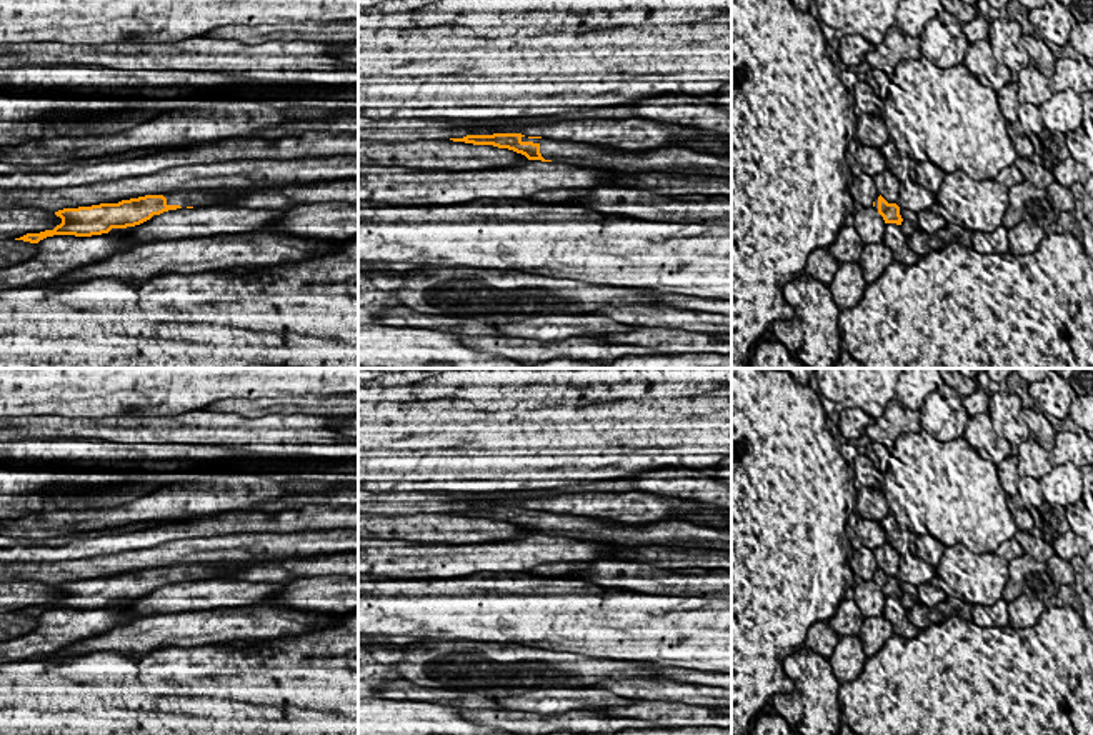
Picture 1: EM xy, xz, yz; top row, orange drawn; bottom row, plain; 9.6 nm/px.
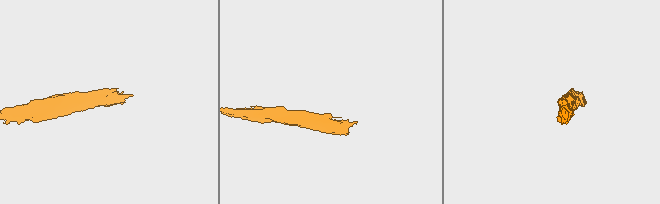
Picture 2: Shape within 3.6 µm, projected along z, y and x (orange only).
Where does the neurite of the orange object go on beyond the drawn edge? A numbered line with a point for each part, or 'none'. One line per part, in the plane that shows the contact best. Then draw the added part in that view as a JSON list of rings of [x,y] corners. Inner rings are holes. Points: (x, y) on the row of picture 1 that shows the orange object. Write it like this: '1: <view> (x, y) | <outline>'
1: xz (578, 154) | [[[522,137],[522,142],[533,142],[540,145],[540,153],[545,160],[555,163],[570,163],[580,168],[593,167],[610,172],[643,172],[643,170],[663,170],[663,168],[690,168],[703,167],[710,170],[731,168],[731,157],[718,157],[713,153],[700,153],[680,145],[650,148],[646,152],[636,150],[606,150],[593,147],[591,143],[570,142],[570,140],[550,140],[550,138],[528,138]]]

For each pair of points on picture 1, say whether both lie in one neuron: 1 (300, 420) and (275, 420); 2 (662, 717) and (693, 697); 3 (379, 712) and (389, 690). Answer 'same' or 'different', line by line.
1: same
2: different
3: different

